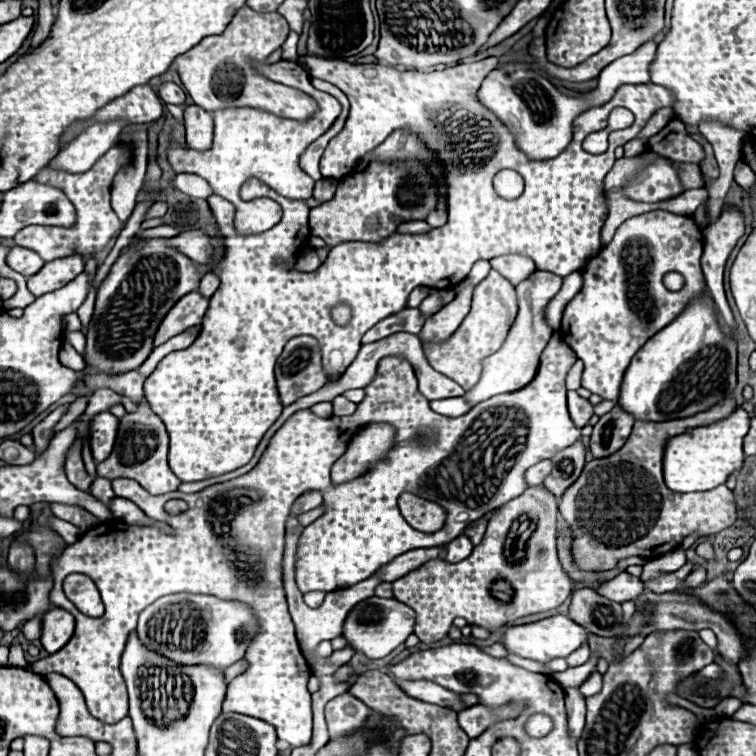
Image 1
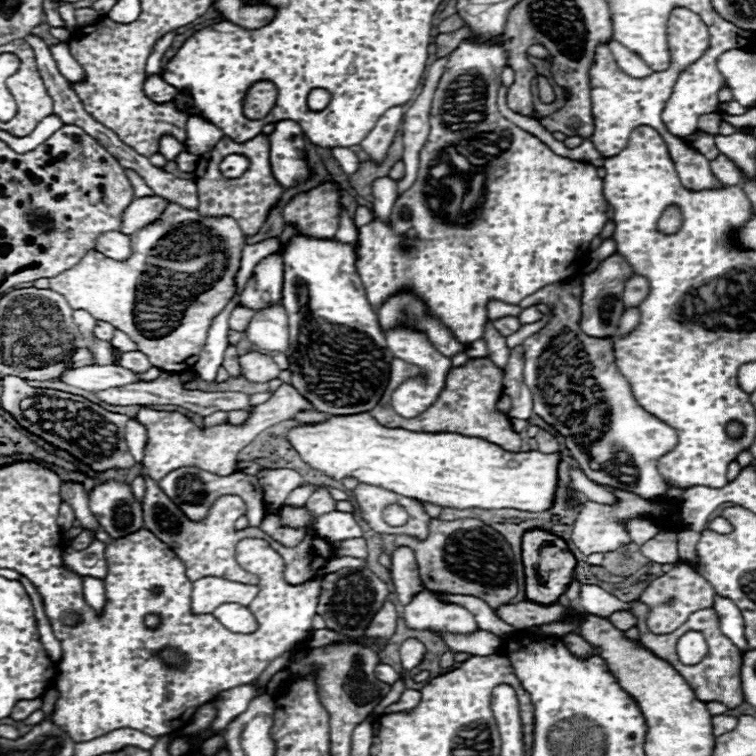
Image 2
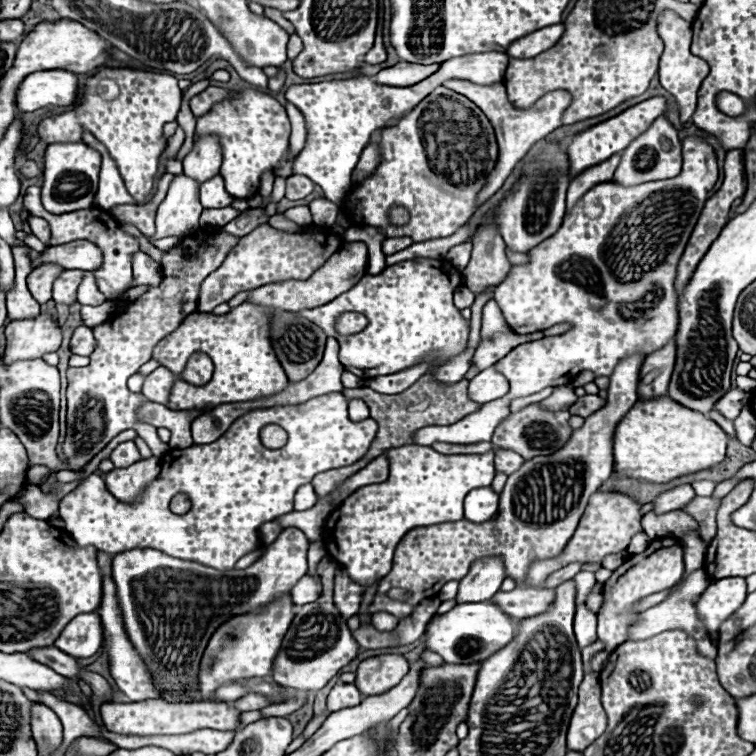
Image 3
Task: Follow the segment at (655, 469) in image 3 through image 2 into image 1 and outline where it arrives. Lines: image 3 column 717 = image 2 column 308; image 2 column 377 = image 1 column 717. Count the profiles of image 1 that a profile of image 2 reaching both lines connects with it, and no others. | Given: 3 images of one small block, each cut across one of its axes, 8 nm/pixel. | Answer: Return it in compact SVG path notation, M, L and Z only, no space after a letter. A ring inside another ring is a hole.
M736 408L724 420L712 422L708 426L690 428L690 432L672 436L666 442L664 462L662 462L666 486L672 492L684 494L684 492L704 492L724 484L734 470L742 468L742 462L744 462L742 440L748 432L748 426L750 426L748 412L742 408Z

